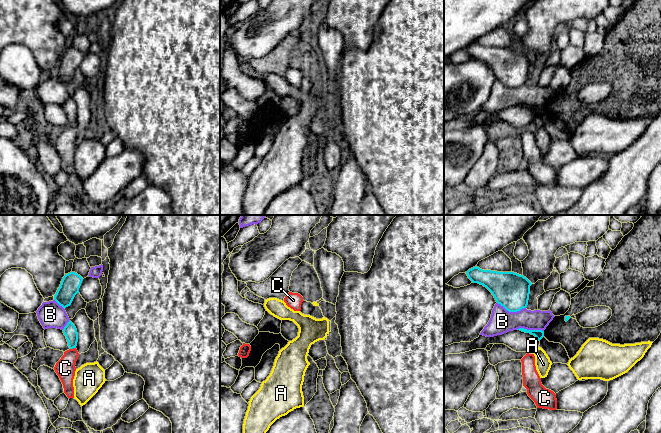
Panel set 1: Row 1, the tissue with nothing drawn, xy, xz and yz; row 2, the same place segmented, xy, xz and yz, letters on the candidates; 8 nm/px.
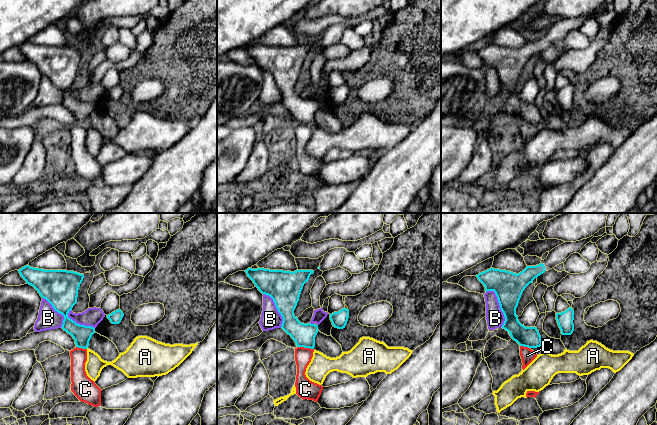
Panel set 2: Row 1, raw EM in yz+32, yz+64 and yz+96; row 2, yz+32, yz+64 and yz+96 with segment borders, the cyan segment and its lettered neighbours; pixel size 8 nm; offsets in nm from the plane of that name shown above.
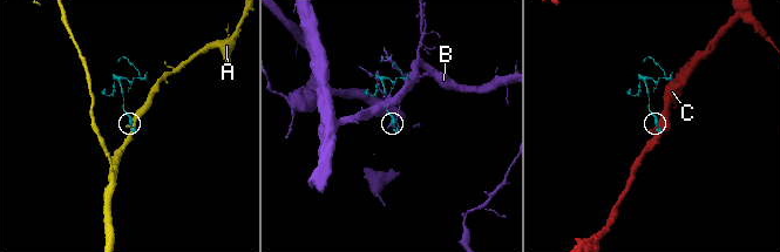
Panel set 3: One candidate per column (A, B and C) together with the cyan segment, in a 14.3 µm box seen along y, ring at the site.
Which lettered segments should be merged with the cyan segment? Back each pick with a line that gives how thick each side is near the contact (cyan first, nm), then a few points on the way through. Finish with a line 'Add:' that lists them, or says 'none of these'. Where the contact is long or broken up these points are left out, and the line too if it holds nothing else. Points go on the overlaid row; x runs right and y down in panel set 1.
Add: none of these

